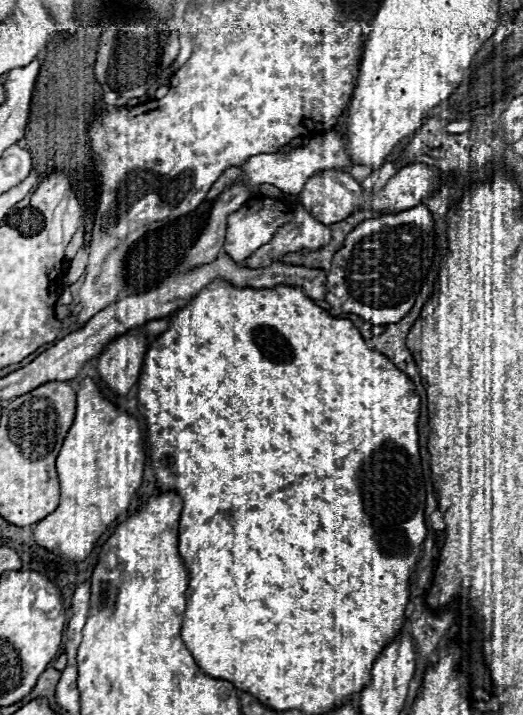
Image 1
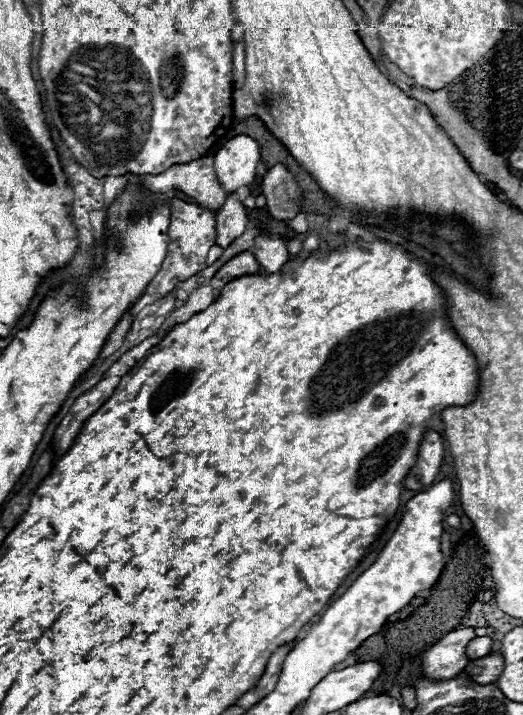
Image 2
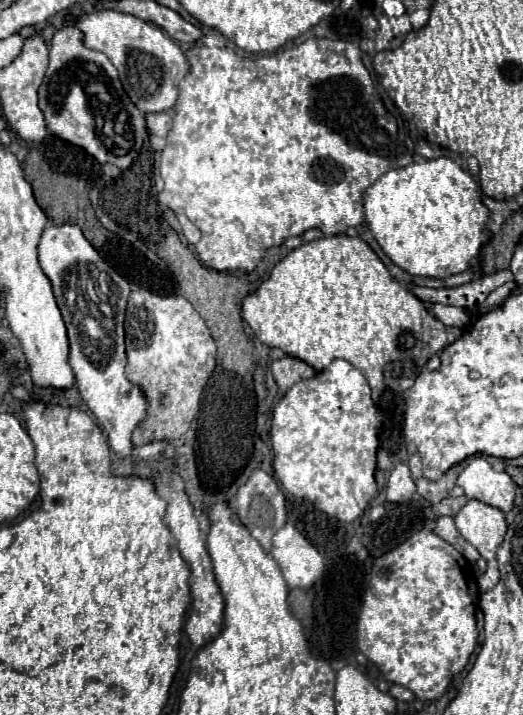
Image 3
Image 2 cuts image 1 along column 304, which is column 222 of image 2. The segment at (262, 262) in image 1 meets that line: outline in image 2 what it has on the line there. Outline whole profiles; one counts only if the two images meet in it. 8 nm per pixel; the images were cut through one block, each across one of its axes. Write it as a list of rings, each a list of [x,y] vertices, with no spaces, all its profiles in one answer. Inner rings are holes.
[[[236,192],[228,196],[224,202],[224,208],[216,216],[216,244],[220,248],[228,248],[230,242],[234,242],[238,236],[244,234],[248,226],[246,208]]]

